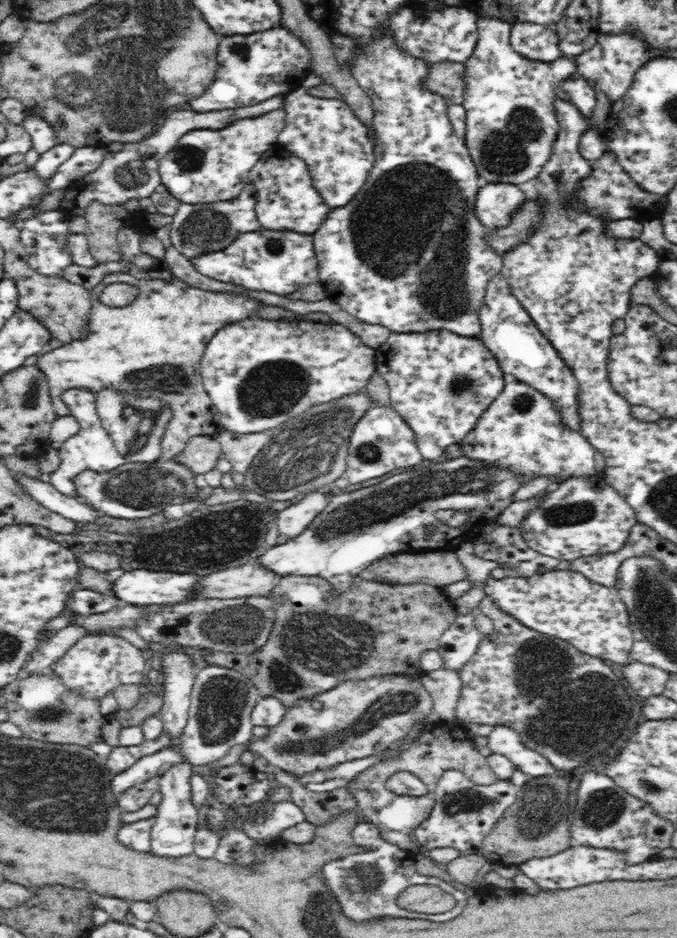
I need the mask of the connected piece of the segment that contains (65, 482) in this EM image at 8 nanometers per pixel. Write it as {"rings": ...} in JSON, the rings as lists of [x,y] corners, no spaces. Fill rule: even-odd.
{"rings":[[[70,389],[61,397],[69,406],[71,415],[75,416],[79,422],[80,430],[76,435],[65,440],[59,448],[61,463],[59,469],[50,475],[51,481],[49,483],[58,492],[66,496],[78,497],[74,482],[74,477],[77,474],[85,470],[93,470],[99,473],[110,472],[128,462],[128,460],[117,451],[112,437],[110,437],[100,422],[95,403],[96,393],[84,389]]]}

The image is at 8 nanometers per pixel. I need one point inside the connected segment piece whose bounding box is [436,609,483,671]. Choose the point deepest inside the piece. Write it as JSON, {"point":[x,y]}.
{"point":[460,641]}

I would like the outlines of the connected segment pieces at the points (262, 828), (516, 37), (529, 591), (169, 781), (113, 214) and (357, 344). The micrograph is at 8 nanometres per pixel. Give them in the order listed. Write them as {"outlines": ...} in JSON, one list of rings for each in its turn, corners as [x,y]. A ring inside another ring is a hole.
{"outlines":[[[[292,801],[272,803],[265,808],[263,821],[256,823],[254,819],[243,818],[245,833],[253,840],[271,843],[279,838],[280,832],[306,822],[302,809]]],[[[534,23],[511,24],[509,40],[512,49],[529,60],[550,63],[564,56],[558,47],[558,36],[553,27]]],[[[554,569],[532,577],[513,576],[501,580],[488,578],[483,586],[482,593],[491,596],[496,606],[519,620],[524,626],[564,640],[584,655],[618,662],[618,664],[624,664],[630,659],[634,640],[632,629],[628,624],[628,609],[614,587],[595,584],[580,572],[573,572],[571,569]]],[[[182,760],[178,764],[172,764],[158,778],[157,789],[162,793],[162,801],[156,806],[157,813],[152,817],[151,849],[148,854],[158,857],[181,857],[193,852],[195,834],[201,823],[201,811],[192,802],[190,778],[194,775],[193,766],[191,762]]],[[[91,200],[83,216],[87,220],[83,236],[88,241],[90,254],[98,263],[120,260],[122,250],[116,238],[120,226],[132,228],[141,236],[155,231],[146,225],[144,211],[129,213],[123,205],[102,204],[98,200]]],[[[244,320],[221,328],[210,339],[200,364],[202,384],[220,415],[226,431],[237,434],[272,431],[310,407],[356,393],[364,393],[377,370],[375,349],[362,342],[352,329],[340,324]]]]}

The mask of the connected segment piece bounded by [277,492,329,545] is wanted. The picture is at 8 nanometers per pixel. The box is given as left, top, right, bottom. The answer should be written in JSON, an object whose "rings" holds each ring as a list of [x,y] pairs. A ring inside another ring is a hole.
{"rings":[[[310,492],[308,496],[302,496],[298,504],[278,512],[277,545],[285,544],[288,540],[294,540],[307,530],[310,522],[326,508],[329,500],[322,492]]]}

